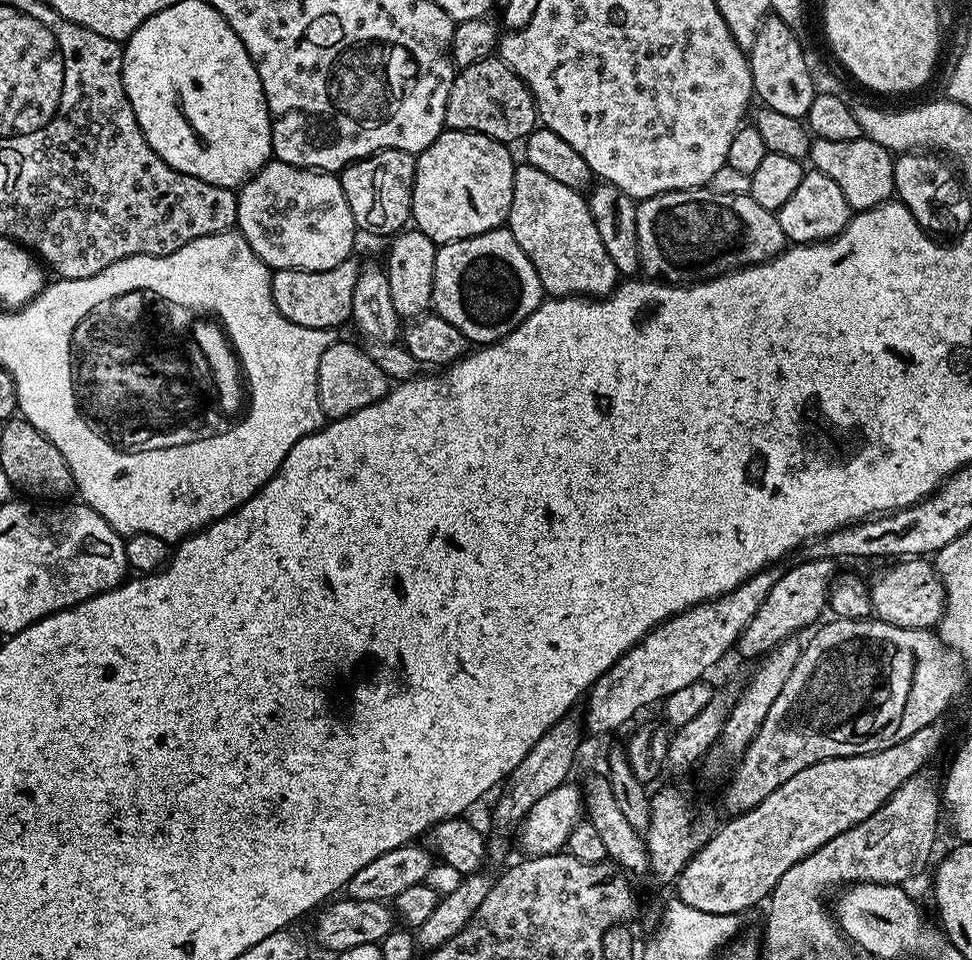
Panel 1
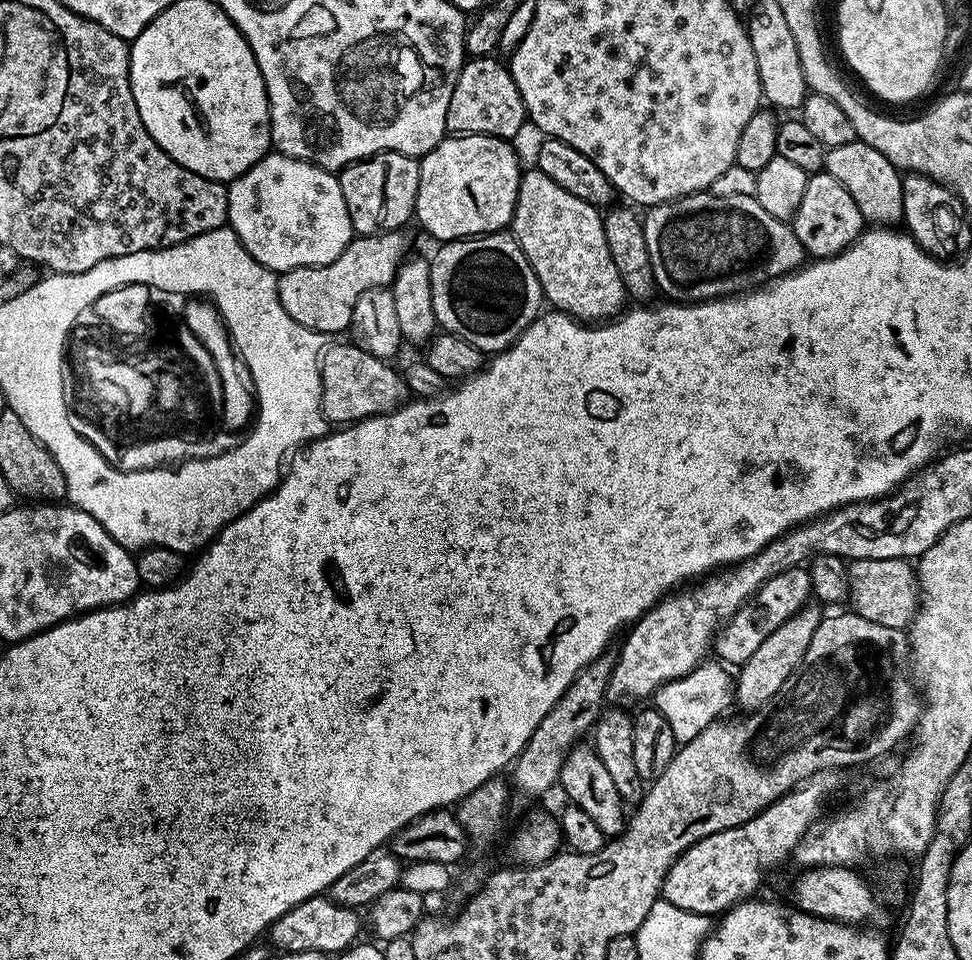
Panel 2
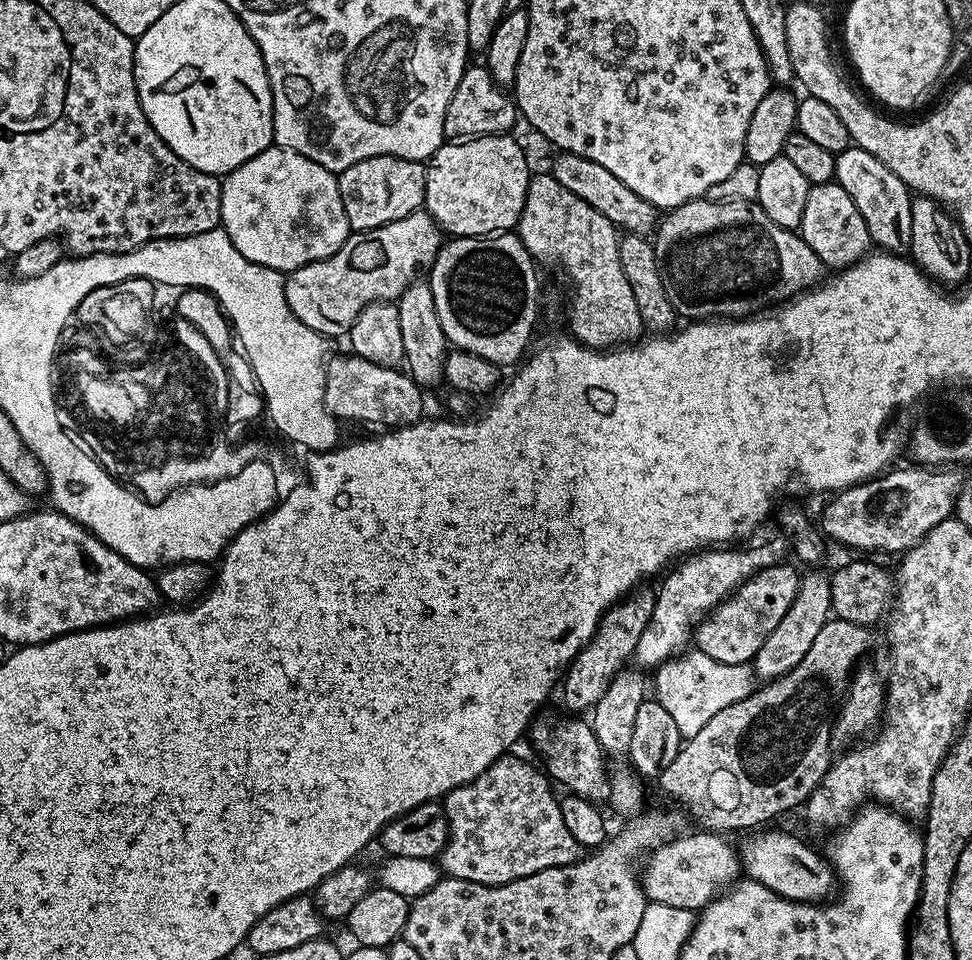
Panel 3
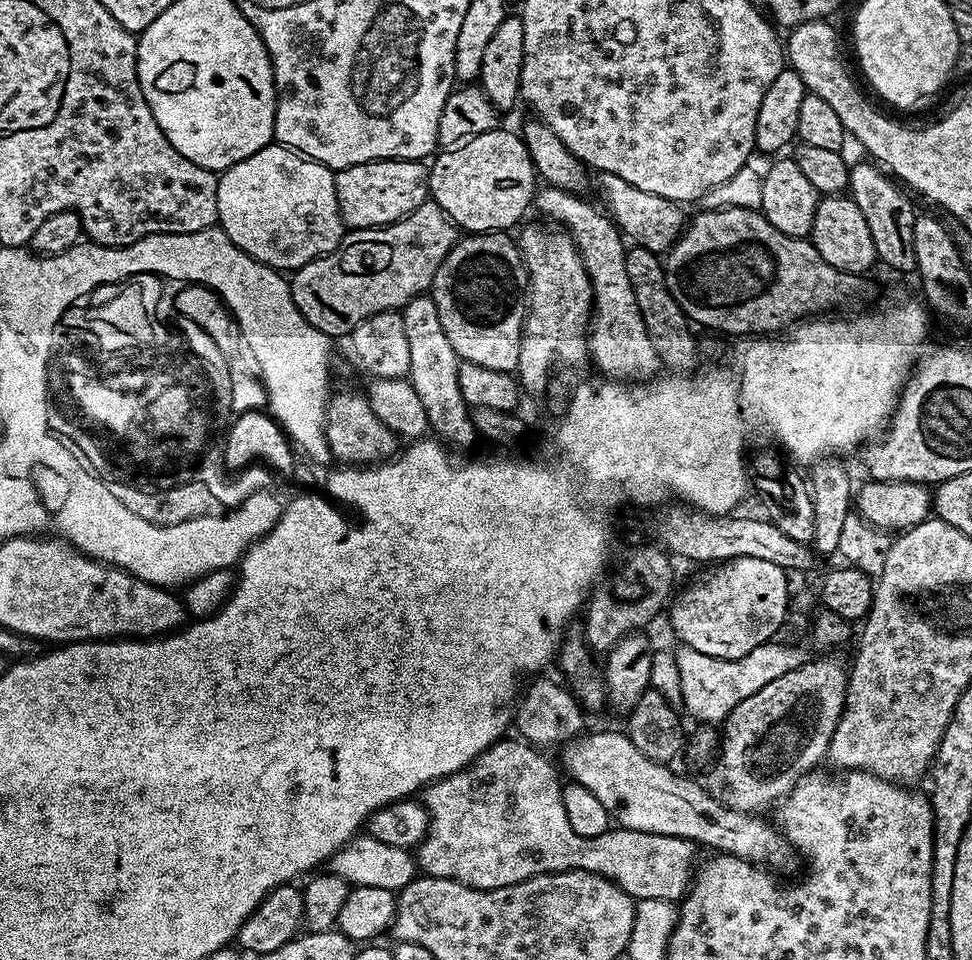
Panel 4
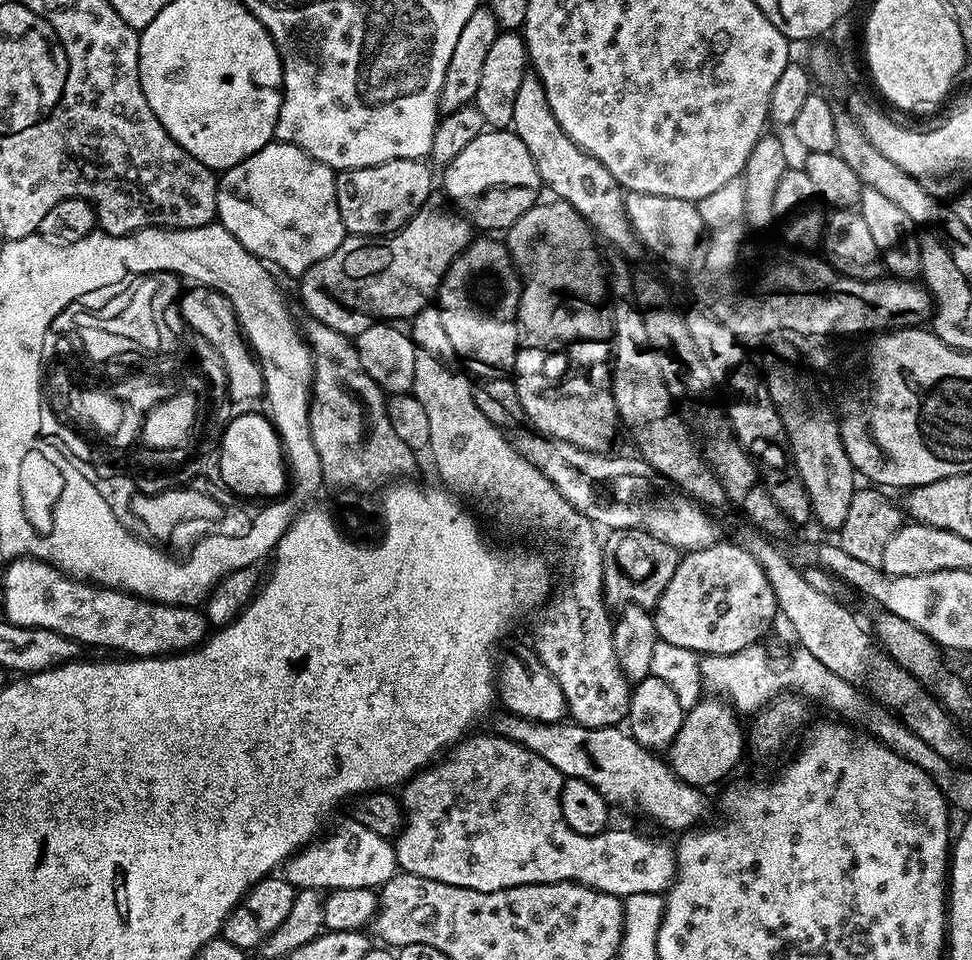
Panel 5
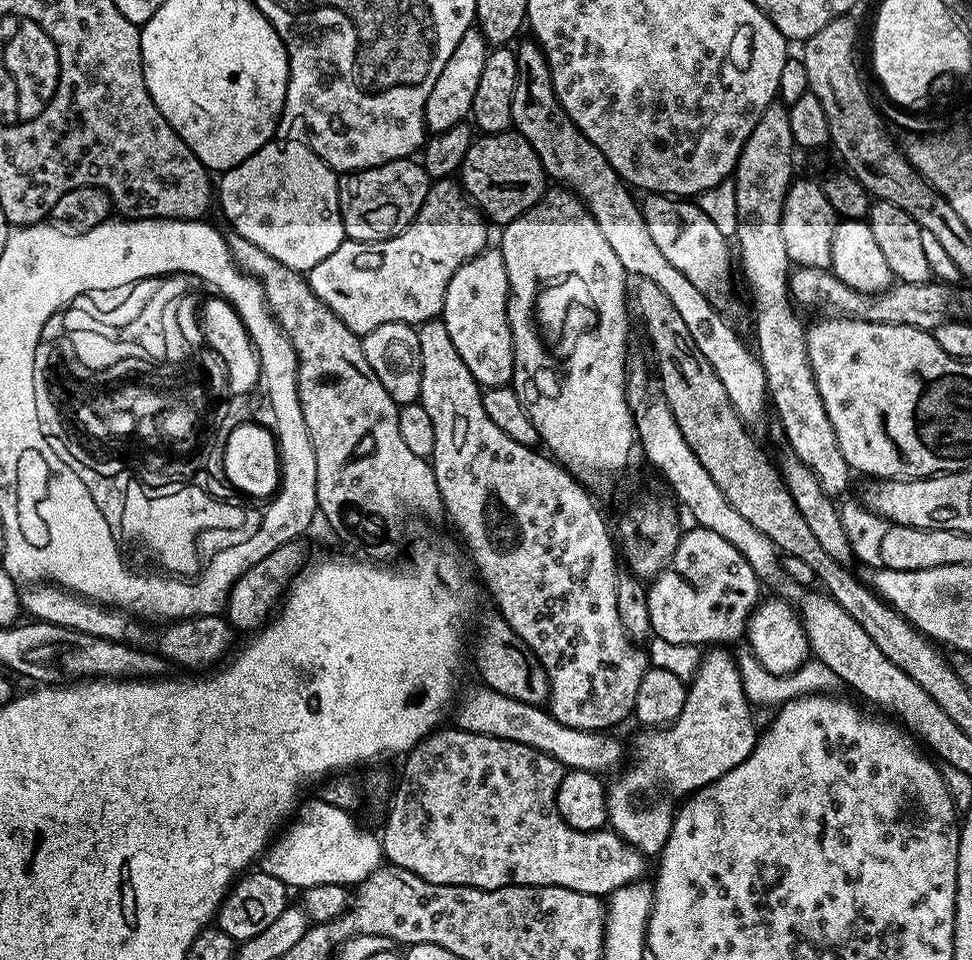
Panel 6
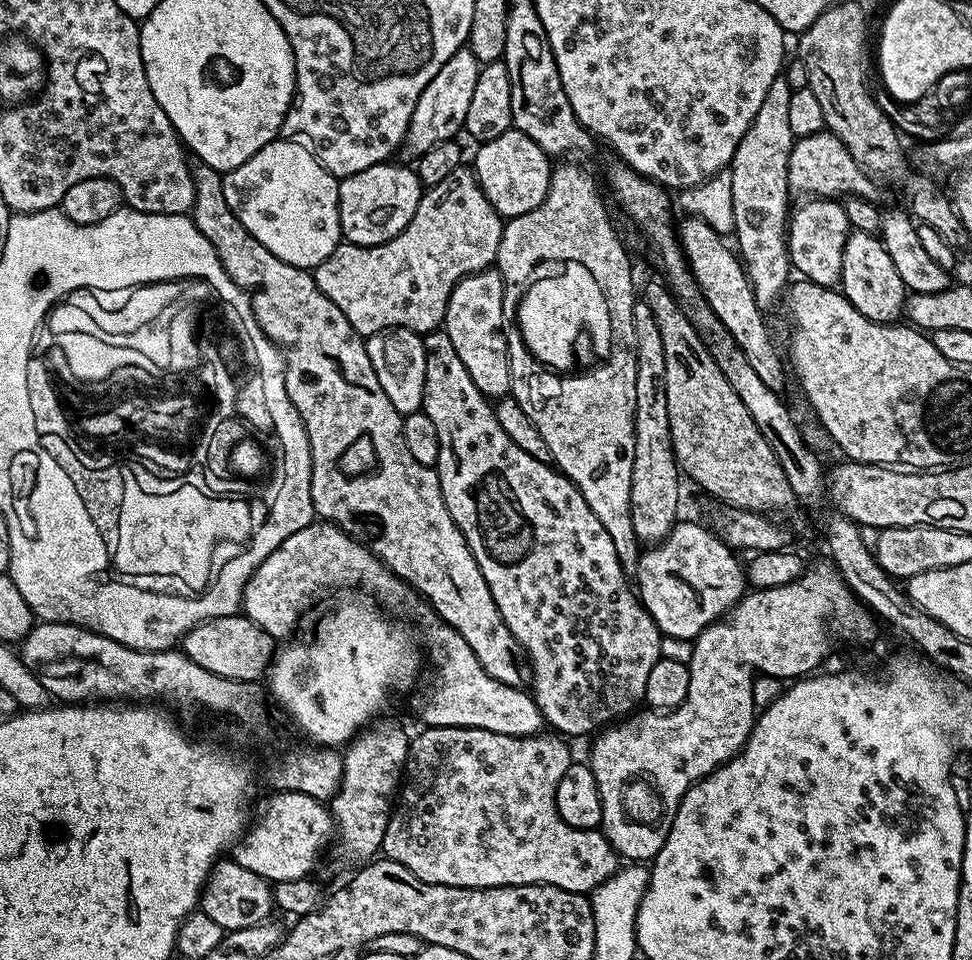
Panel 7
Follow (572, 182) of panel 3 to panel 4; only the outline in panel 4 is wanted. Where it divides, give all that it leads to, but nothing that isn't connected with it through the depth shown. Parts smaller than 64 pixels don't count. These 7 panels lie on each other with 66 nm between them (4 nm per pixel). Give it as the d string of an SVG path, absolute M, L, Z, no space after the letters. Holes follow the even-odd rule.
M609 172L599 173L594 184L600 187L600 192L604 195L603 207L607 215L612 217L616 227L633 245L664 254L684 231L686 215L684 216L680 209L683 207L677 201L662 198L658 194L646 194L646 190L638 190L638 186L630 186L624 179L618 178L618 174Z

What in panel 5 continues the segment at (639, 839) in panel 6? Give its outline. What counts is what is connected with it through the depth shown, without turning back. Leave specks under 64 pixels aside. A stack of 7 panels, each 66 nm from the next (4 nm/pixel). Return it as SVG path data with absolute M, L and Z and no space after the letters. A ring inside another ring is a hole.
M701 698L692 709L685 711L682 730L678 730L666 749L666 763L679 780L709 786L729 779L727 776L735 770L736 763L746 756L746 732L732 721L732 714L733 709L720 698Z

